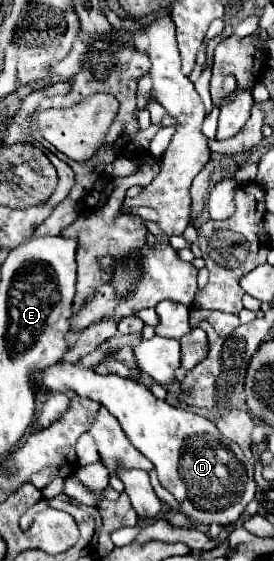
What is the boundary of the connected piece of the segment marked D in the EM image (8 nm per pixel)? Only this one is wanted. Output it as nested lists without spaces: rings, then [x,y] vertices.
[[[57,363],[37,373],[37,381],[41,389],[71,389],[107,407],[119,419],[131,445],[155,465],[161,485],[179,501],[181,511],[193,525],[233,525],[243,515],[247,503],[255,499],[253,463],[241,453],[239,445],[225,439],[209,419],[157,399],[139,381],[119,375],[97,375],[93,367],[81,363]]]

